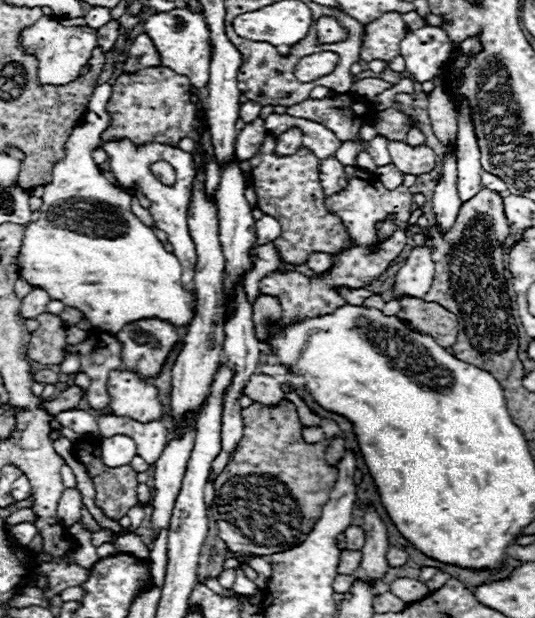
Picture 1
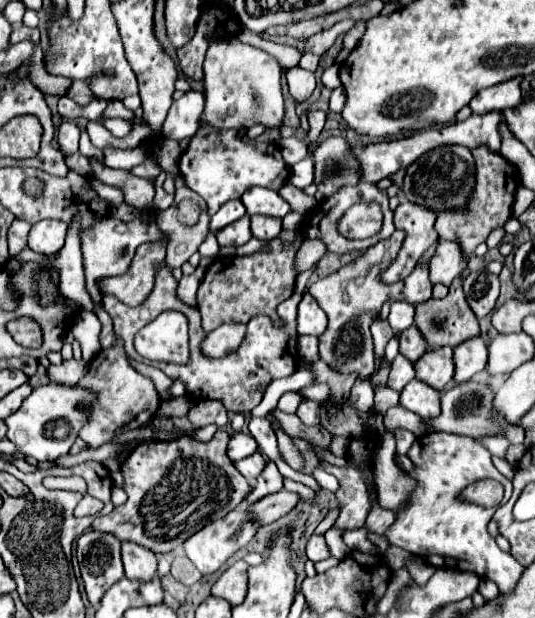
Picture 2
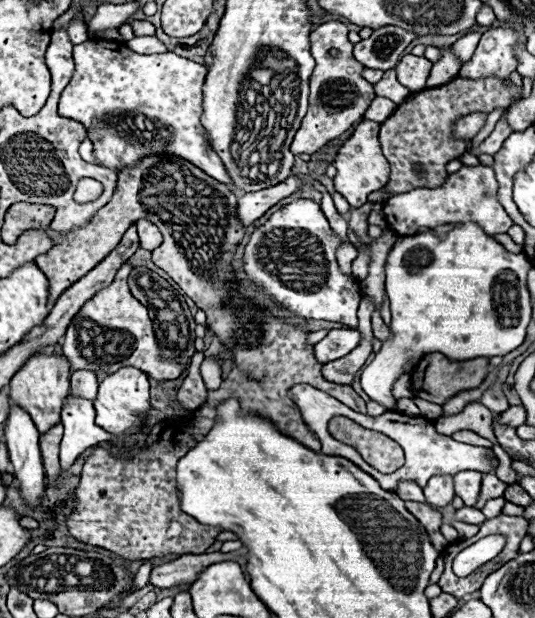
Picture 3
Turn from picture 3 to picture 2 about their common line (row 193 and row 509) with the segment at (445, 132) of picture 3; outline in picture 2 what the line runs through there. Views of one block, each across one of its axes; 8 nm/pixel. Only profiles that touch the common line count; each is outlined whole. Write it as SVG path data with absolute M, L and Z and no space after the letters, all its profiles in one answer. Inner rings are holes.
M384 432L376 454L374 454L374 482L378 504L392 512L404 508L408 502L408 494L416 488L416 482L398 466L396 460L396 440L392 432Z

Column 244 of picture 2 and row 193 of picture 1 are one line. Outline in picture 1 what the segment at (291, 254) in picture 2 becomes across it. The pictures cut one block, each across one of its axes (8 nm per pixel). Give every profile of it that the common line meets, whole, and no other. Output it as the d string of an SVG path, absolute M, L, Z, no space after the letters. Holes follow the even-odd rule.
M268 134L260 152L250 158L252 188L258 196L258 208L276 218L282 226L280 240L274 240L282 262L304 264L310 252L336 254L350 244L348 232L340 218L324 208L324 192L320 186L320 160L303 146L290 156L276 156L276 136Z

